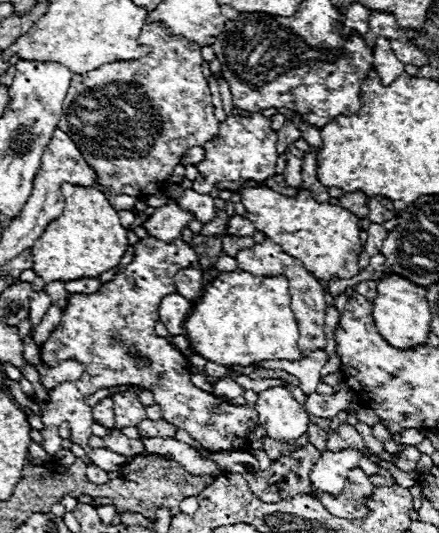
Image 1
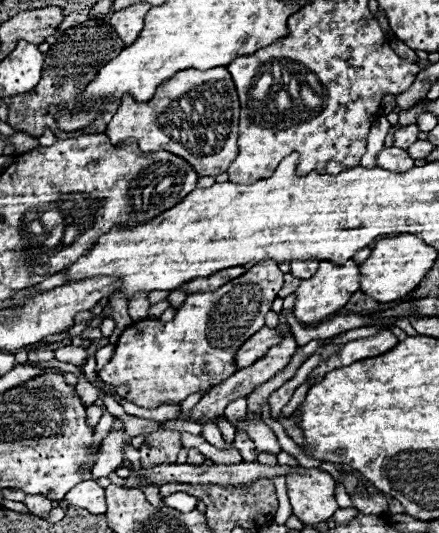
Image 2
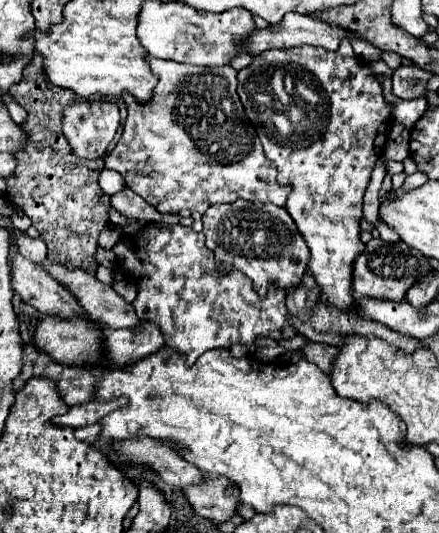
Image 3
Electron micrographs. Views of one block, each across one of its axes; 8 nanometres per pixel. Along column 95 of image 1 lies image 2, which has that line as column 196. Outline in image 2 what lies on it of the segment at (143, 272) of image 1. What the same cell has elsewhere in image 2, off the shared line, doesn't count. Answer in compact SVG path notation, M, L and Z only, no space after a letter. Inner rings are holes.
M262 260L246 274L230 280L214 292L186 296L170 322L134 322L122 332L112 360L98 372L100 380L112 386L126 386L126 400L142 408L182 404L194 392L206 394L238 370L234 352L238 350L238 344L244 344L264 326L264 316L282 288L282 276L284 272L280 272L276 260ZM190 374L198 376L202 384L190 386Z

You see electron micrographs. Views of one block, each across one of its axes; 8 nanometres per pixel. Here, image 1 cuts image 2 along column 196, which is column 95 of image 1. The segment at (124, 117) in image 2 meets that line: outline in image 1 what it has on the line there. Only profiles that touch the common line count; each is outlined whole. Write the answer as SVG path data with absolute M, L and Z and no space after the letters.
M144 24L138 40L152 48L148 56L106 64L98 70L72 76L58 128L68 132L82 152L82 158L98 172L102 186L114 194L146 198L164 186L186 148L204 146L218 134L218 120L214 116L210 86L202 74L200 44L174 36L164 24Z

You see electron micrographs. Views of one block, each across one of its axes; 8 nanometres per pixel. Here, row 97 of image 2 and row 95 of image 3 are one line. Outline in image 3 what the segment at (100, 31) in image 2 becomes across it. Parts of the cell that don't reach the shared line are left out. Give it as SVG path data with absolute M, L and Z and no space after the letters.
M38 52L24 68L22 80L12 86L10 94L14 94L14 100L28 112L28 120L22 124L22 128L28 132L30 140L26 150L16 156L16 172L6 180L8 200L22 206L22 210L30 216L32 226L40 232L40 238L48 246L50 262L58 262L68 270L82 268L96 276L98 236L108 226L108 212L112 208L110 196L104 194L98 184L104 160L78 158L62 134L62 110L74 102L84 102L84 98L78 98L72 90L54 86L48 80L42 54Z

